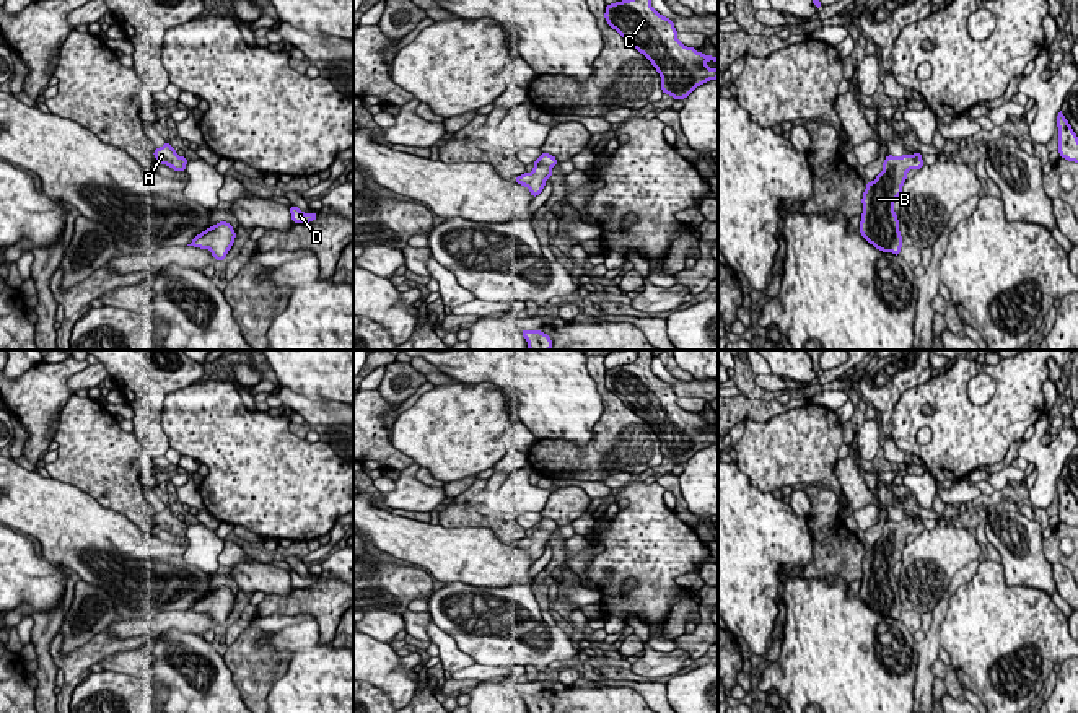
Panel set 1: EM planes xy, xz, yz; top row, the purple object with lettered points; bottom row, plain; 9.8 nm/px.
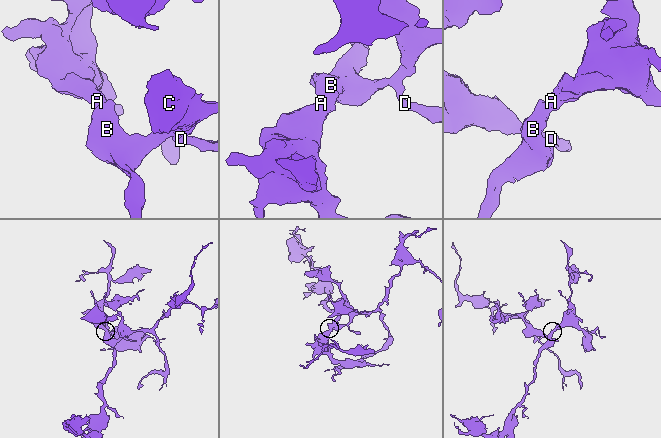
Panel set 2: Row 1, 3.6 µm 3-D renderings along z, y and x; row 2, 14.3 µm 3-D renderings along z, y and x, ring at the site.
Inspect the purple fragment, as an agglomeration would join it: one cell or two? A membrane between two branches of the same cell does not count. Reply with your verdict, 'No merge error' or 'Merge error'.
No merge error

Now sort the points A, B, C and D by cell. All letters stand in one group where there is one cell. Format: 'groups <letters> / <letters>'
groups A B C D

